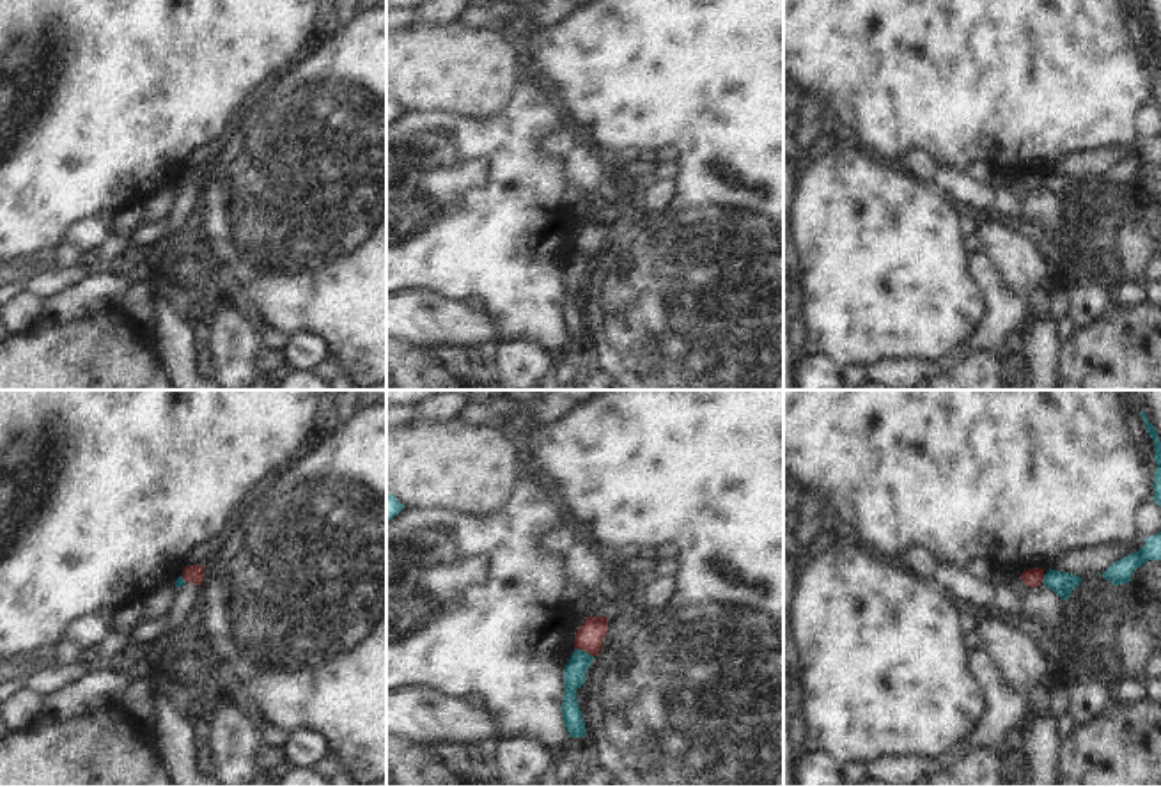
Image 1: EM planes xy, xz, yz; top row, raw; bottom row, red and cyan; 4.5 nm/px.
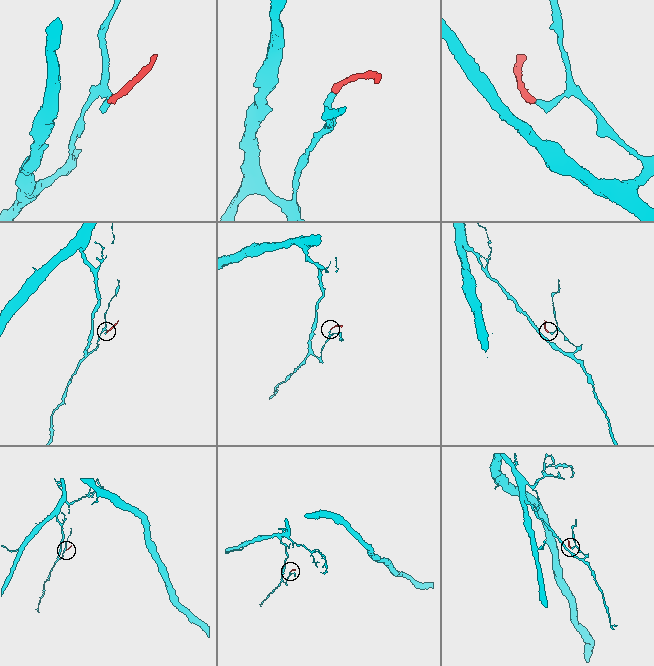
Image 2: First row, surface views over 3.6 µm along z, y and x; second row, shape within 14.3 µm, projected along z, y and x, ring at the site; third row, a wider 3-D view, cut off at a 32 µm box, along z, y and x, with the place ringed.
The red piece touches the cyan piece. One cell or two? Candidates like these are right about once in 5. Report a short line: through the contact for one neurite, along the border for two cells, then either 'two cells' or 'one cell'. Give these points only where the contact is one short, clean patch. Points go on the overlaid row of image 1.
line xz (575, 647), (592, 656); two cells

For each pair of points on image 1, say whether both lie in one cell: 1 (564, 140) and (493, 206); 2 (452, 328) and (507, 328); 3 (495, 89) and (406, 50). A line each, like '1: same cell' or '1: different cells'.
1: different cells
2: different cells
3: same cell

